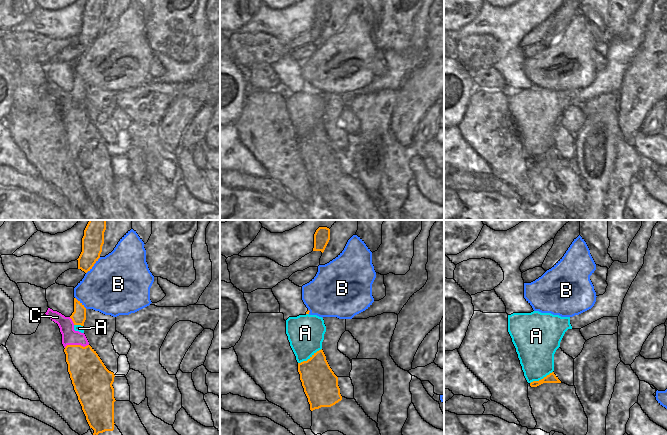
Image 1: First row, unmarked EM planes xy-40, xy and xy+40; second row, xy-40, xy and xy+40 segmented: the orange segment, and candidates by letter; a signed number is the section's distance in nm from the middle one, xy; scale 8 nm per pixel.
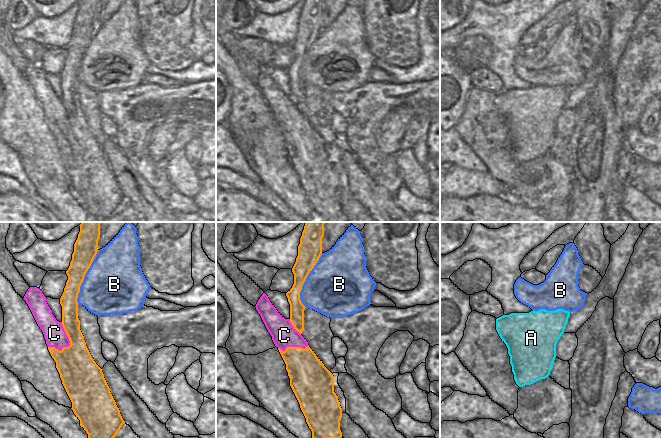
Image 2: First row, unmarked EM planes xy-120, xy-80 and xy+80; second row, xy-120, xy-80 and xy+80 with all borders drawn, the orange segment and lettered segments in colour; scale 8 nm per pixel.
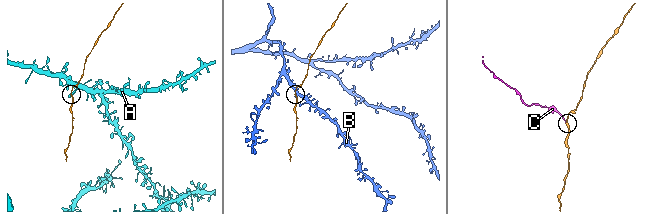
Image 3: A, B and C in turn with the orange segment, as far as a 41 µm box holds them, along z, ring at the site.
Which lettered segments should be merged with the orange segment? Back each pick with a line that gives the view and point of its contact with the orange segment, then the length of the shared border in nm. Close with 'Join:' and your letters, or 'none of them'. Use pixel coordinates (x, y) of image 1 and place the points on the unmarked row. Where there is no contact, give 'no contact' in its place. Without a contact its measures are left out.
Join: none of them

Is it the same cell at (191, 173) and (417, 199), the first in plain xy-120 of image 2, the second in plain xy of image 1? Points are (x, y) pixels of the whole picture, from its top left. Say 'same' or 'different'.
different

